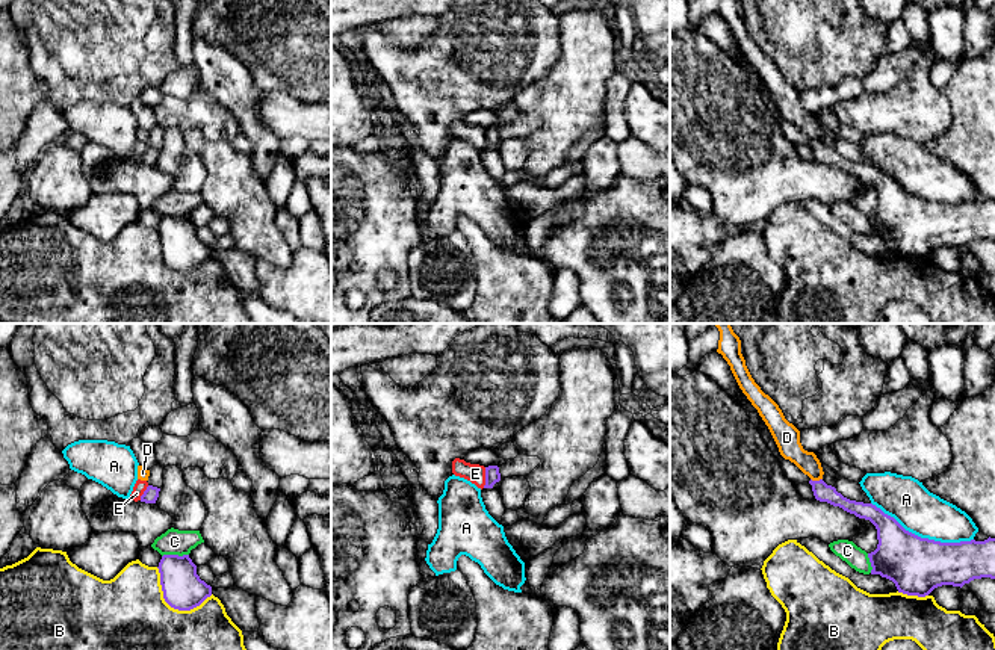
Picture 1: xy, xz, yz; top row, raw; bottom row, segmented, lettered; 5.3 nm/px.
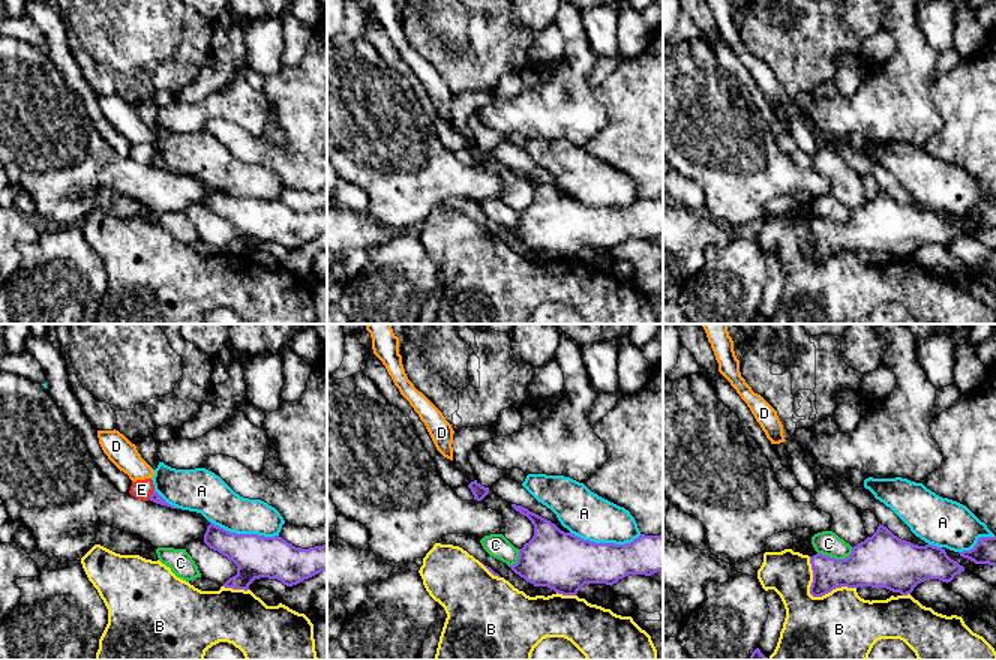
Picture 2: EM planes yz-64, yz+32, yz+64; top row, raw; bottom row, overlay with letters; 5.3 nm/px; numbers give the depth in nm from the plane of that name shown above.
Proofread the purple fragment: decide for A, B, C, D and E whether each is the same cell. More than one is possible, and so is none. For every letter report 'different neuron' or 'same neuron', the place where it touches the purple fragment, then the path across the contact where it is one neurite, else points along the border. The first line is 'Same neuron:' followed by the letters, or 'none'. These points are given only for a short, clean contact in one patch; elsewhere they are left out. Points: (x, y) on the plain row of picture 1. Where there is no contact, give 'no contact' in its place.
Same neuron: none
A: different neuron; meets purple in yz at (923, 200)
B: different neuron; meets purple in xy at (173, 268)
C: different neuron; meets purple in xy at (174, 216); border along xy (188, 215), (162, 218)
D: different neuron; meets purple in yz at (817, 142); border along yz (811, 139), (821, 141)
E: different neuron; meets purple in xz at (486, 139); border along xz (486, 129), (486, 145), (483, 148)

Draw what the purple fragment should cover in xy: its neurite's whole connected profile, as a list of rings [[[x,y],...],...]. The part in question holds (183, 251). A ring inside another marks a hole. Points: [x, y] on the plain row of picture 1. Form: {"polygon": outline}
{"polygon": [[[163,216],[159,224],[165,263],[178,272],[191,272],[212,257],[212,248],[200,240],[189,216]]]}

